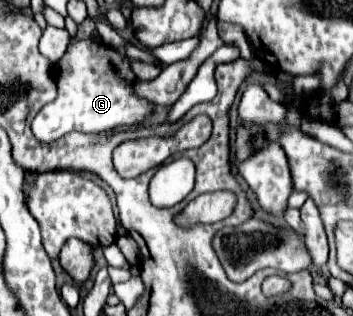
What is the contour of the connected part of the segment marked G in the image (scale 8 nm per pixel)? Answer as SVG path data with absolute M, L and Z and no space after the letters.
M94 38L78 40L68 46L62 60L56 64L58 70L58 98L46 104L32 122L34 136L50 144L68 132L98 134L120 126L142 124L154 104L132 96L132 84L136 76L128 68L126 56L120 56L114 48L98 44Z

